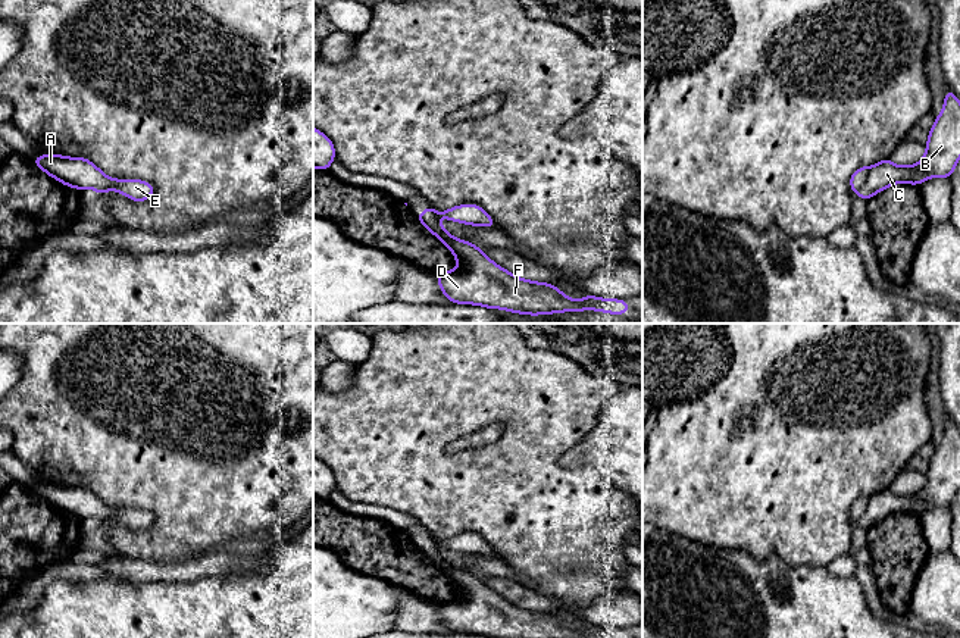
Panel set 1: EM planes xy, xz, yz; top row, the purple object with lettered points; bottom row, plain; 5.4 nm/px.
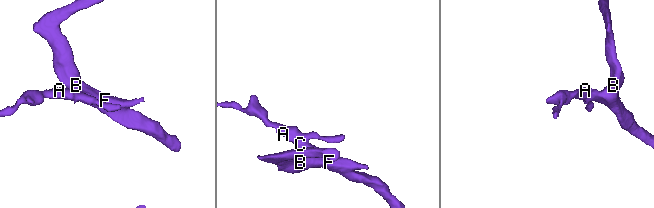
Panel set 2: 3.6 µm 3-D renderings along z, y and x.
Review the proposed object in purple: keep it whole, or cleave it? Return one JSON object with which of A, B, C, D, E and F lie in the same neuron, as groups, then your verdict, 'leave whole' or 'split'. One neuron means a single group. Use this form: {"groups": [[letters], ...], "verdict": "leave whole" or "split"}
{"groups": [["A", "E"], ["B", "C", "D", "F"]], "verdict": "split"}

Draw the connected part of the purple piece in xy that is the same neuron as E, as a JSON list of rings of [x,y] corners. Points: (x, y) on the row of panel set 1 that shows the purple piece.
[[[43,154],[31,160],[37,168],[66,187],[78,190],[94,188],[103,193],[115,190],[134,201],[146,201],[154,193],[154,187],[150,182],[140,179],[112,179],[84,157]]]

